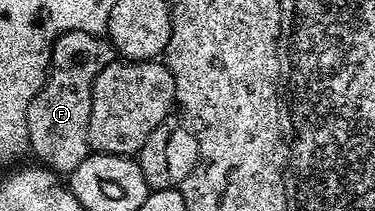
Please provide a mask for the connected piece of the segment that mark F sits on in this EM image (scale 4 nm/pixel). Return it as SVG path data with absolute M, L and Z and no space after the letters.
M71 31L56 38L51 53L48 80L26 109L26 133L31 154L36 154L35 162L56 172L57 176L67 177L90 154L88 134L94 81L98 73L114 61L114 52L104 35Z

